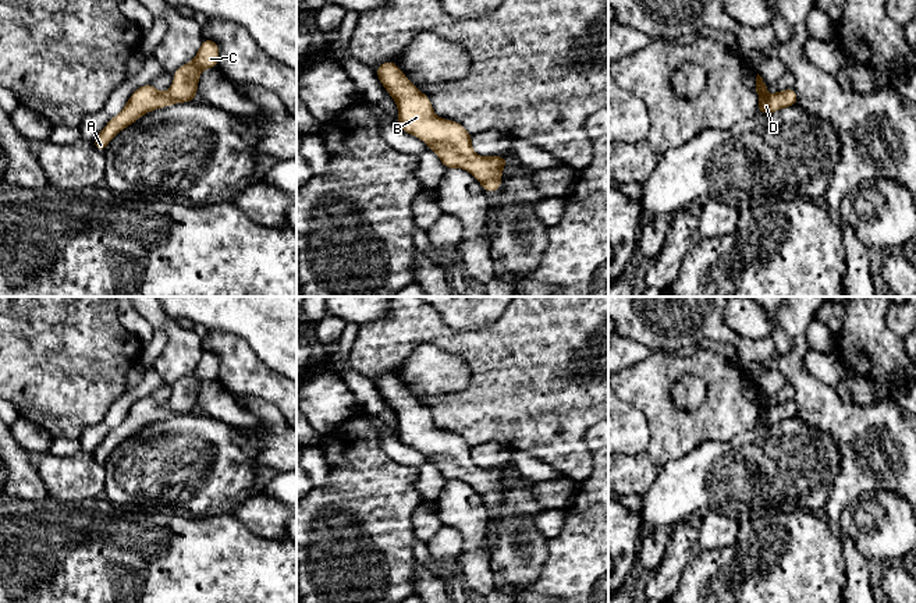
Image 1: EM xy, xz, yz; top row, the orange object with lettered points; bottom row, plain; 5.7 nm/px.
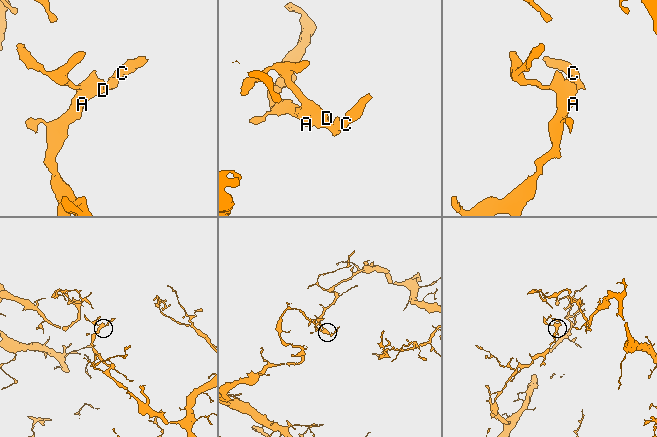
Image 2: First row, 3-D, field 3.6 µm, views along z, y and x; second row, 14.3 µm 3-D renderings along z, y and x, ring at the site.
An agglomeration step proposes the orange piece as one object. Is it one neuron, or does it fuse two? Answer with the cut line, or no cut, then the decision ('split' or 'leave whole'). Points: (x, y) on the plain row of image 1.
cut none; leave whole

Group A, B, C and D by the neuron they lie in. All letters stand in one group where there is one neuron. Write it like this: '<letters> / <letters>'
A B C D

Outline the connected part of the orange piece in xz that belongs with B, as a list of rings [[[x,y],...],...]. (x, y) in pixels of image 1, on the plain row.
[[[384,373],[376,382],[387,405],[397,414],[398,439],[423,453],[443,478],[469,483],[484,504],[501,501],[501,487],[507,468],[479,468],[472,461],[472,447],[462,436],[439,430],[430,411],[400,382],[397,375]]]

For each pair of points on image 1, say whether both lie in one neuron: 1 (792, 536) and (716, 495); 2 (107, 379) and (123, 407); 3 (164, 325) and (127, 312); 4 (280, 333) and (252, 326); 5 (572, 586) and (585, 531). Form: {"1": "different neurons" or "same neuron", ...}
{"1": "different neurons", "2": "different neurons", "3": "different neurons", "4": "same neuron", "5": "same neuron"}

